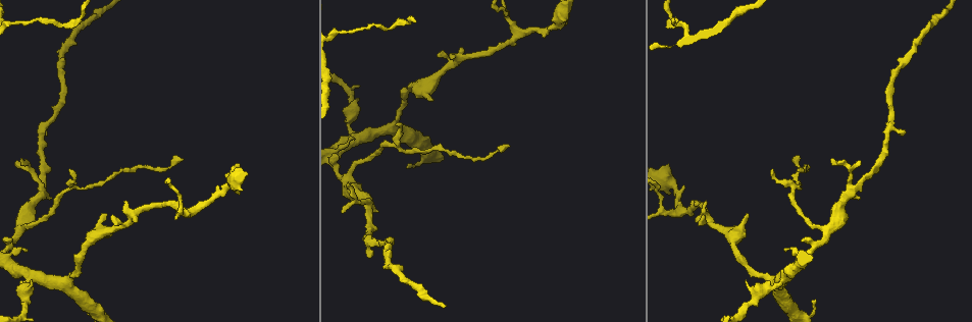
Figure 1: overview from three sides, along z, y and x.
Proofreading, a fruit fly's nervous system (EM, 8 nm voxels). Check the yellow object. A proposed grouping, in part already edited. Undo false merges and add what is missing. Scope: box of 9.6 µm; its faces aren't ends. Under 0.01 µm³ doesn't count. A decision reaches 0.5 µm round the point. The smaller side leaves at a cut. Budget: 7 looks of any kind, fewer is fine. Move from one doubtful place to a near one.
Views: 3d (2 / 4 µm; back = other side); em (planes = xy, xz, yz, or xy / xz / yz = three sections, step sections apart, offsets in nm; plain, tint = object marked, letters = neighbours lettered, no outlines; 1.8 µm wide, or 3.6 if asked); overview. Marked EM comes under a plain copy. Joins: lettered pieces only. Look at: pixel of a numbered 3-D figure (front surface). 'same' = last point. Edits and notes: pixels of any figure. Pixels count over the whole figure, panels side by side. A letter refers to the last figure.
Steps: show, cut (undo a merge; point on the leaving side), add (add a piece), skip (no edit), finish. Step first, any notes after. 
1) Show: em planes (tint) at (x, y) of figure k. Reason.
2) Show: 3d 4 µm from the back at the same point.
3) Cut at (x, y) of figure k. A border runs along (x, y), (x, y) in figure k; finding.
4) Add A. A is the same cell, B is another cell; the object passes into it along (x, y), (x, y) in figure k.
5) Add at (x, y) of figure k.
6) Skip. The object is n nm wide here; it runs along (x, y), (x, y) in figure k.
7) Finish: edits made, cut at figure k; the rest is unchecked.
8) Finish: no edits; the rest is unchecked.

Show: em planes (letters) at (42, 192) of figure 1. A fork.

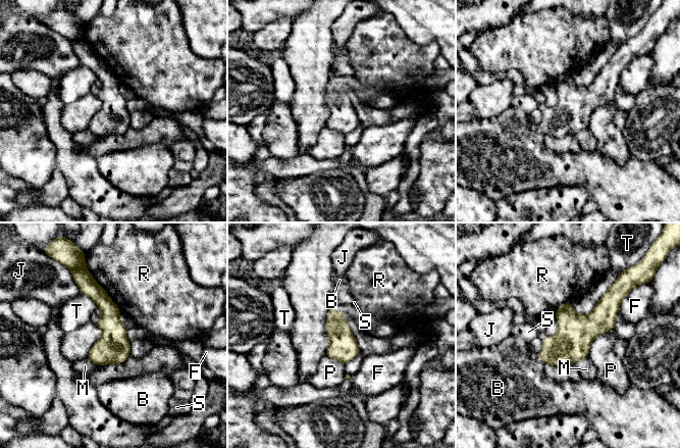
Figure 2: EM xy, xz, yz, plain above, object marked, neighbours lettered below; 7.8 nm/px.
Skip. B, F, J, M, P, R, S and T are other cells; a border runs along (613, 328), (592, 341), (587, 356) in figure 2; continuous, no second cell.

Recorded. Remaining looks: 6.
Show: em 3.6 µm planes (tint) at (8, 265) of figure 1. Thick turns thin.

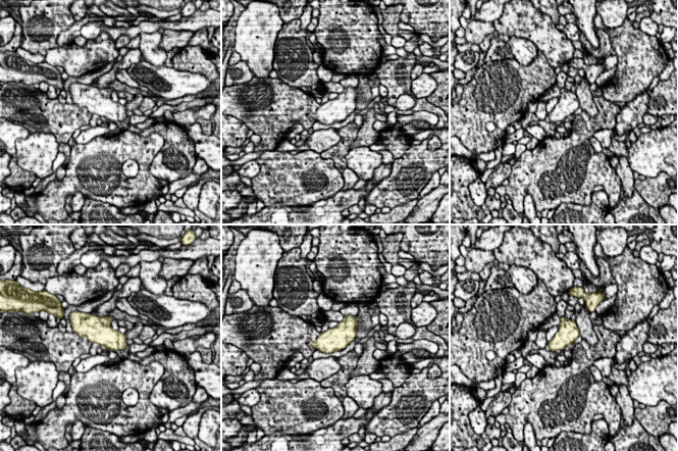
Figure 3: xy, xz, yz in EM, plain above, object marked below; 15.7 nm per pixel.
Show: em 3.6 µm planes (letters) at the same point.

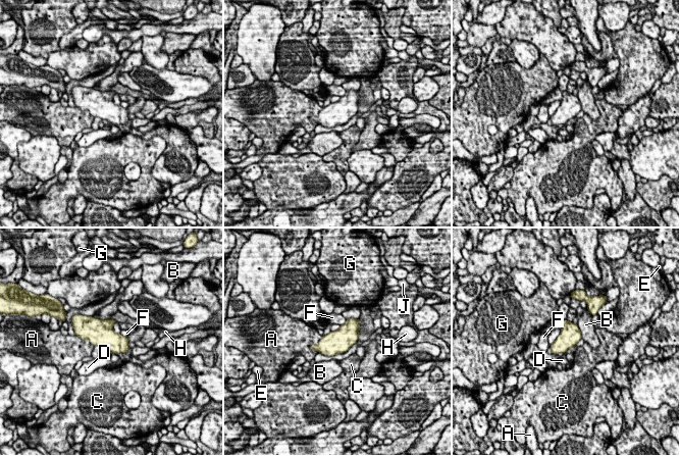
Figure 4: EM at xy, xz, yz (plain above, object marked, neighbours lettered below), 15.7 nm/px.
Skip. The object is 320 nm wide here; A, B, C, D, E, F, G, H and J are other cells; a border runs along (127, 342), (129, 347) in figure 4; continuous, no second cell.

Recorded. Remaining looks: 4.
Show: em planes (letters) at (424, 84) of figure 1. Sudden change in width.

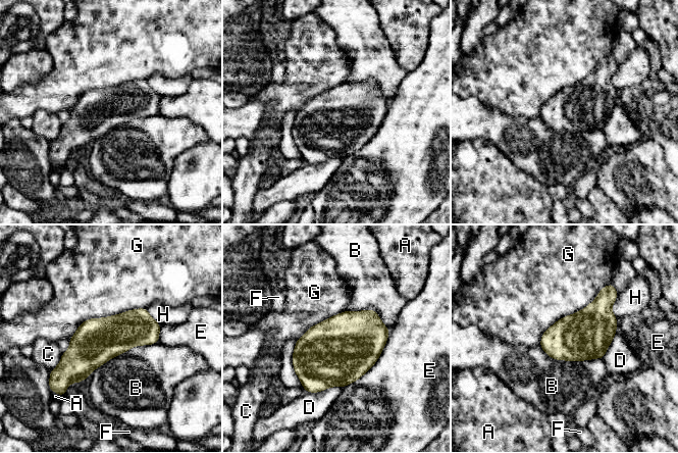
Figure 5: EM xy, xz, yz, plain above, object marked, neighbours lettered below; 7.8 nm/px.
Skip. A, B, C, D, E, F, G and H are other cells; a border runs along (158, 341), (134, 345), (85, 380) in figure 5; all the same cell.

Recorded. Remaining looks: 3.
Finish: no edits; the rest is unchecked.

